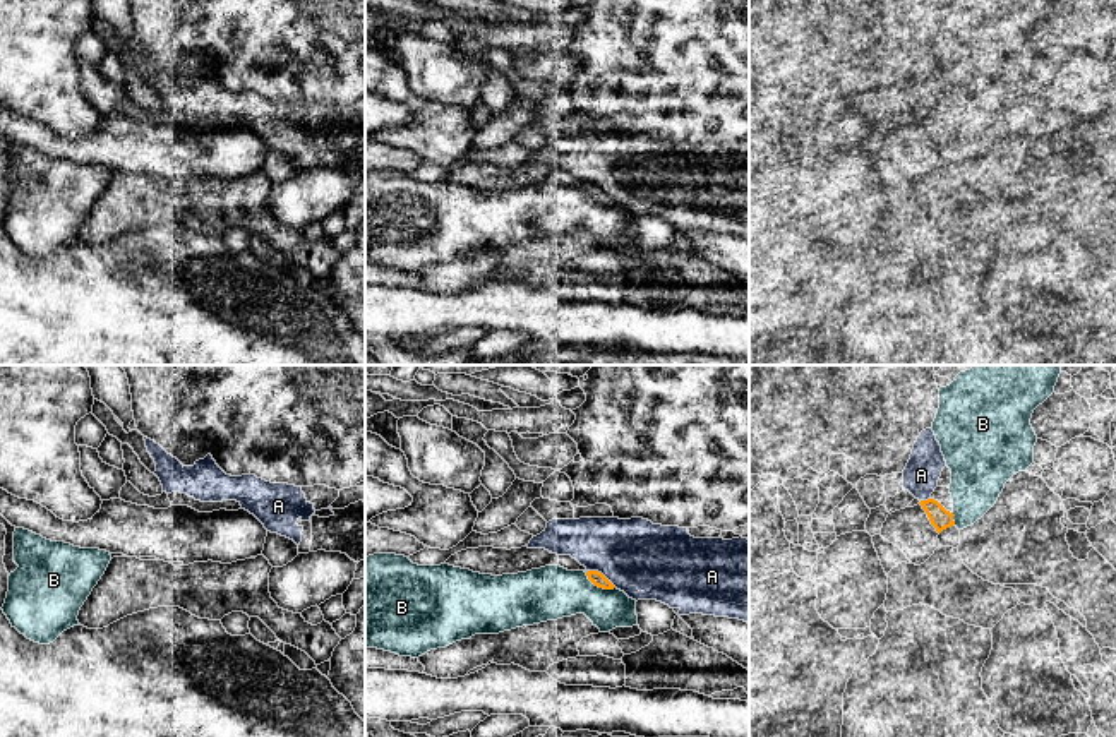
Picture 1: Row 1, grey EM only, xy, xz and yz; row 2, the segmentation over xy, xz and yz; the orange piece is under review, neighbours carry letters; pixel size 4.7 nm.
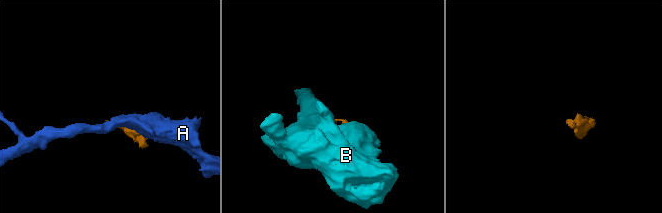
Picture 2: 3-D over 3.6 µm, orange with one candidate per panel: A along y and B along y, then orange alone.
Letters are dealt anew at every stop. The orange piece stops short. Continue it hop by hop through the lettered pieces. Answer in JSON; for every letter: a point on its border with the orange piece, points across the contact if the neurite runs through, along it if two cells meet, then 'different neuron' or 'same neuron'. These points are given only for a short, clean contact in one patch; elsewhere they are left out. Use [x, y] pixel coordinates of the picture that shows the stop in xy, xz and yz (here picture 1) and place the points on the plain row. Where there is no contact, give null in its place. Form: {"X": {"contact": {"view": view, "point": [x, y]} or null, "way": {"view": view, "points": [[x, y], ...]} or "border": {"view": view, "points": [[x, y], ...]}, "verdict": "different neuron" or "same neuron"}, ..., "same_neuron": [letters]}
{"A": {"contact": {"view": "xz", "point": [600, 189]}, "border": {"view": "xz", "points": [[588, 185], [600, 187], [616, 203]]}, "verdict": "different neuron"}, "B": {"contact": {"view": "xz", "point": [599, 203]}, "verdict": "different neuron"}, "same_neuron": []}

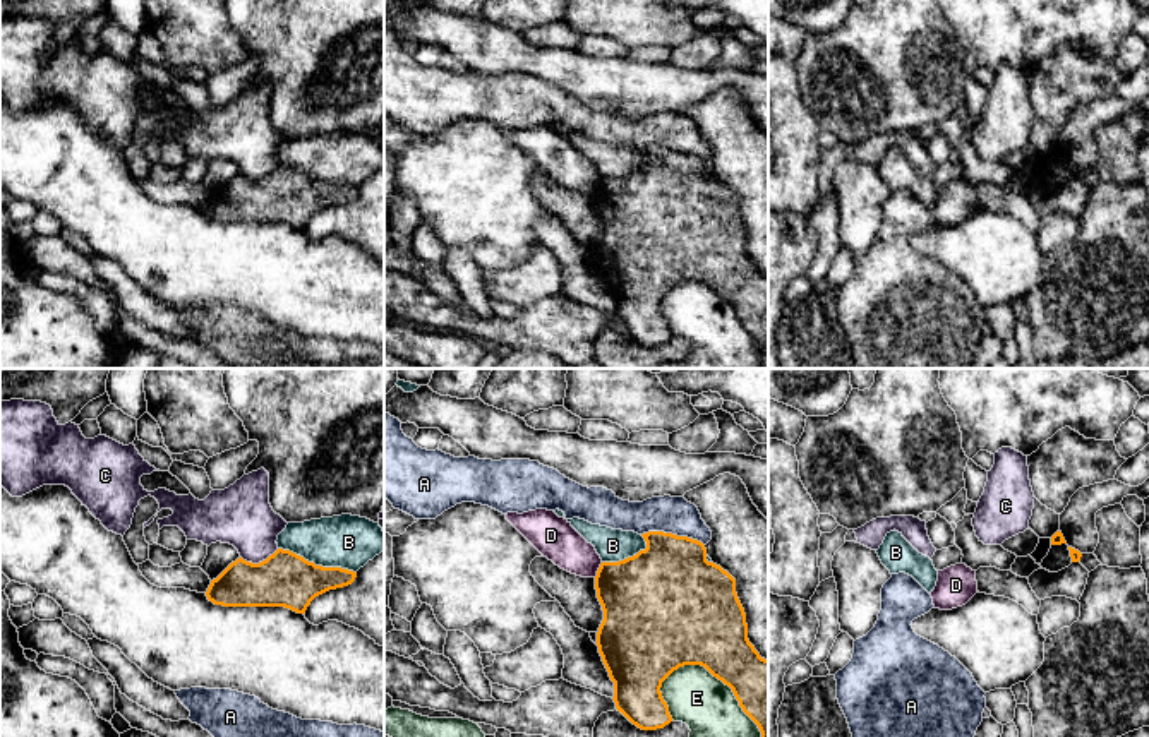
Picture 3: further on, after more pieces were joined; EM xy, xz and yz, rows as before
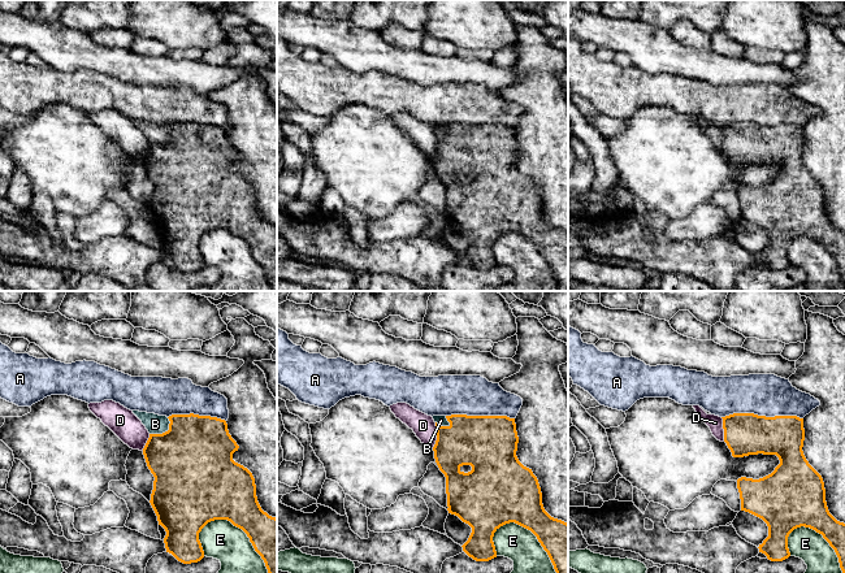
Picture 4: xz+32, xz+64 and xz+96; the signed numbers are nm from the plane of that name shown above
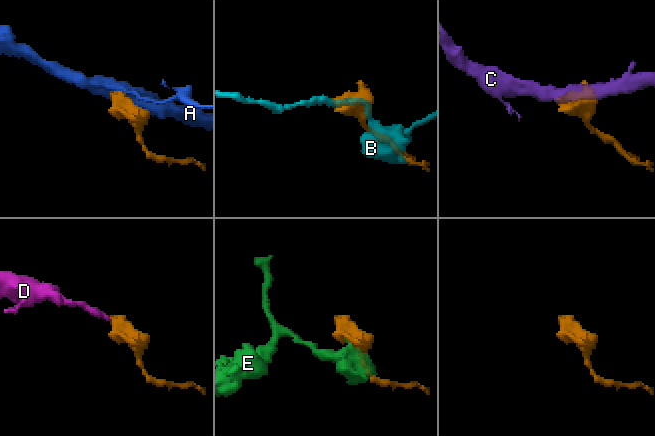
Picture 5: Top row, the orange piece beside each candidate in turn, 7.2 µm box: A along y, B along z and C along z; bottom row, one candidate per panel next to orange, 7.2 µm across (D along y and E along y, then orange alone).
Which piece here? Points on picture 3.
{"A": {"contact": {"view": "xz", "point": [671, 149]}, "verdict": "different neuron"}, "B": {"contact": {"view": "xy", "point": [318, 182]}, "verdict": "different neuron"}, "C": {"contact": {"view": "xy", "point": [259, 179]}, "verdict": "different neuron"}, "D": {"contact": {"view": "xz", "point": [599, 185]}, "border": {"view": "xz", "points": [[602, 179], [594, 192]]}, "verdict": "different neuron"}, "E": {"contact": {"view": "xz", "point": [727, 300]}, "verdict": "different neuron"}, "same_neuron": []}

